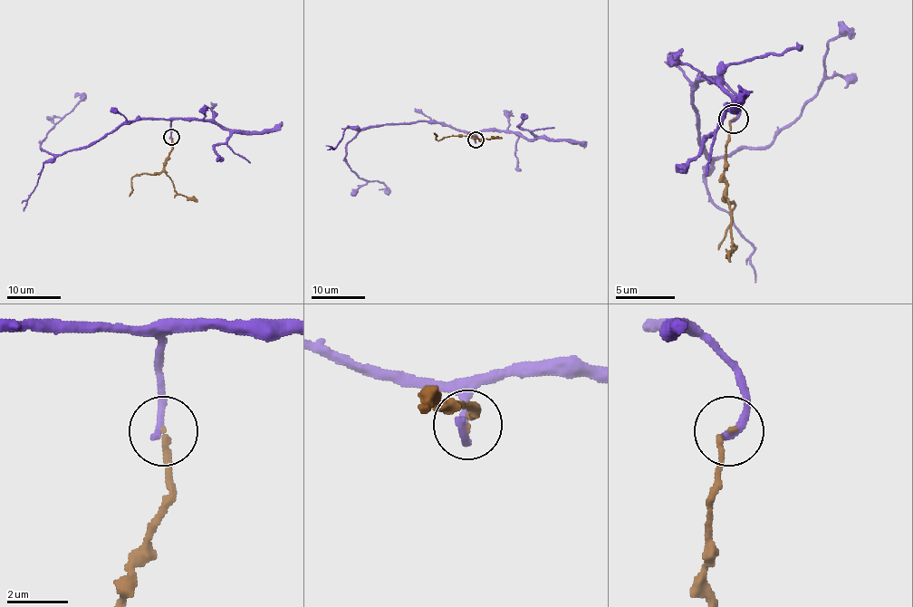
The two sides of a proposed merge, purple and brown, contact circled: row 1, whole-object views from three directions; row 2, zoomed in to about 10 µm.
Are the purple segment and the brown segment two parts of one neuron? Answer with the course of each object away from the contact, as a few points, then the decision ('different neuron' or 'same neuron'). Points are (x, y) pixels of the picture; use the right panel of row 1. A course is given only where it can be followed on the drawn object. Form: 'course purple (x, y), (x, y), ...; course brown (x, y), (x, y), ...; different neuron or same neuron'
course purple (734, 118), (740, 101), (719, 80), (696, 85), (710, 156), (766, 148), (820, 89), (843, 33); course brown (734, 118), (725, 183), (725, 200), (734, 207), (719, 251); different neuron

